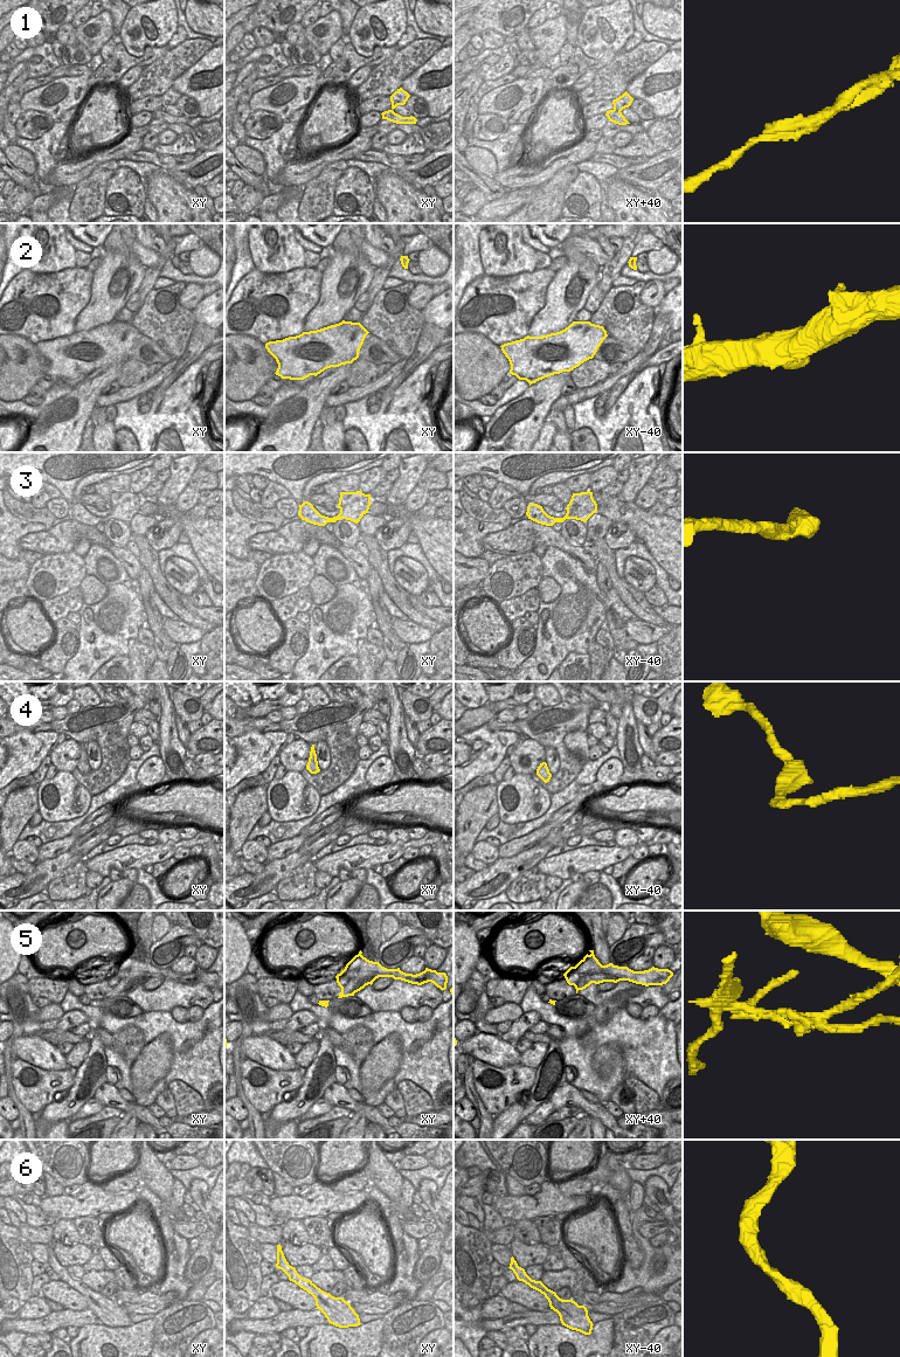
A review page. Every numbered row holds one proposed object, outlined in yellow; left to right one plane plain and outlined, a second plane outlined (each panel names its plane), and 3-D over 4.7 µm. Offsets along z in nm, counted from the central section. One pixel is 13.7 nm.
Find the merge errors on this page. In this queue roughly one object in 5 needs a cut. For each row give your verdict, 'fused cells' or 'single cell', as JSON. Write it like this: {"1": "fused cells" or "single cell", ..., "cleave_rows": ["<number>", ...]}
{"1": "fused cells", "2": "single cell", "3": "single cell", "4": "single cell", "5": "fused cells", "6": "single cell", "cleave_rows": ["1", "5"]}

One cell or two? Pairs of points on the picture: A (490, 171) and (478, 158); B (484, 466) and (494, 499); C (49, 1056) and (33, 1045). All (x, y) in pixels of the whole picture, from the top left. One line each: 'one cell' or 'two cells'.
A: one cell
B: two cells
C: one cell

